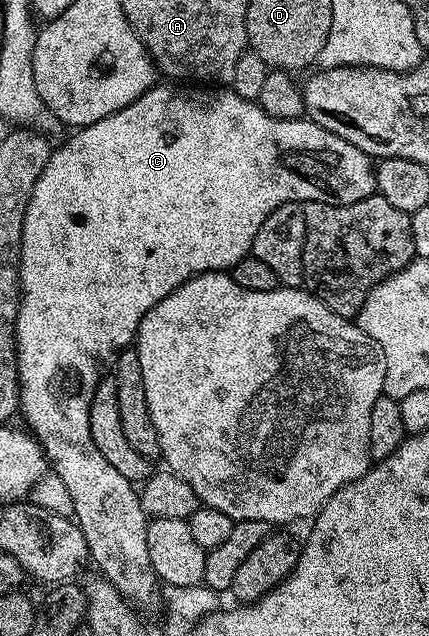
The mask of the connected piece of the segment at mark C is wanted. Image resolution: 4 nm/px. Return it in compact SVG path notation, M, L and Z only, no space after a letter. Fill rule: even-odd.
M164 85L168 86L151 86L145 94L138 96L138 100L134 100L134 104L126 104L126 108L114 112L114 116L106 116L106 120L79 127L69 142L61 141L61 146L57 145L53 149L46 168L42 168L42 176L38 176L38 184L34 184L30 204L26 204L20 245L20 307L16 317L16 371L20 377L19 413L22 418L24 414L25 420L28 421L27 429L44 449L44 457L50 463L51 473L57 474L62 484L66 484L66 489L70 491L67 501L72 505L74 520L82 528L82 536L86 536L89 559L93 563L96 561L102 577L114 584L114 588L118 588L122 597L127 598L140 612L145 612L144 610L150 609L158 602L158 579L150 564L150 548L146 548L146 532L150 518L144 513L137 487L106 461L106 456L102 456L102 452L98 452L98 447L94 445L94 436L90 436L90 400L102 377L100 358L111 359L121 350L129 349L133 345L136 329L142 324L142 316L146 316L146 312L150 312L154 304L170 296L174 288L178 288L196 274L231 271L234 264L249 257L254 236L258 236L262 220L266 220L266 216L274 212L274 208L287 202L329 202L339 206L358 204L358 200L366 200L376 193L373 159L354 148L354 144L342 140L342 136L329 134L326 128L307 117L278 120L267 114L259 102L238 96L231 88Z

